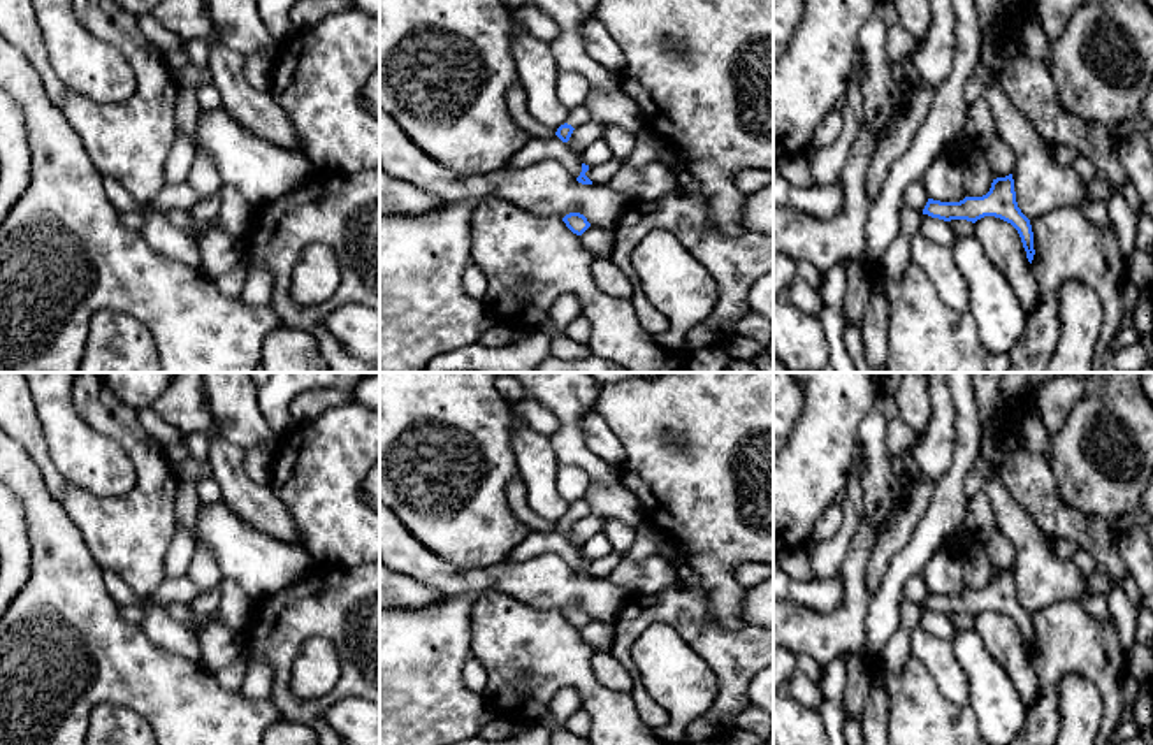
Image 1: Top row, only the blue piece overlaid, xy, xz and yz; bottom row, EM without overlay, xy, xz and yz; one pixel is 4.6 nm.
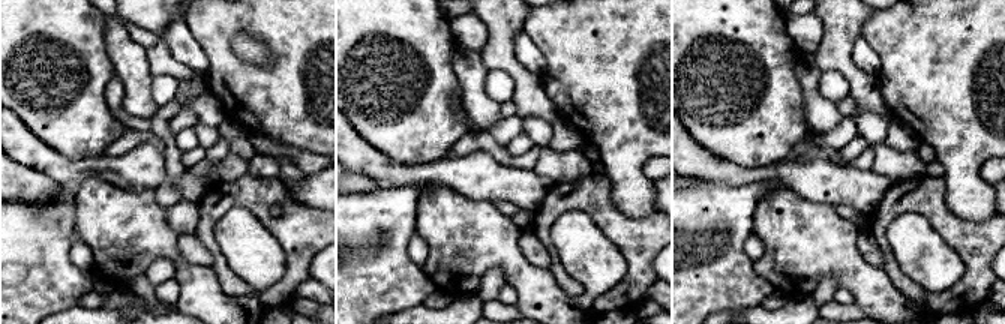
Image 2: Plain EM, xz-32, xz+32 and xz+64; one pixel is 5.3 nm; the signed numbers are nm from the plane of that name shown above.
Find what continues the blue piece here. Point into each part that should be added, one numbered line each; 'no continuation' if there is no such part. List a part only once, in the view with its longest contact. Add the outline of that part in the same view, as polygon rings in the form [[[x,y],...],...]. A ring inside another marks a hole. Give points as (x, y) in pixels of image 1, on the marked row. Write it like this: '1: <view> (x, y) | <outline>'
1: xz (577, 116) | [[[578,105],[575,109],[569,109],[566,123],[571,125],[573,128],[576,128],[589,119],[591,119],[589,109],[585,105]]]

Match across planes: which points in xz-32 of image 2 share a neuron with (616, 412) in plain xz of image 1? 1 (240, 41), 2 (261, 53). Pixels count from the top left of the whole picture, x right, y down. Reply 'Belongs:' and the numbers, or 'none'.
Belongs: none

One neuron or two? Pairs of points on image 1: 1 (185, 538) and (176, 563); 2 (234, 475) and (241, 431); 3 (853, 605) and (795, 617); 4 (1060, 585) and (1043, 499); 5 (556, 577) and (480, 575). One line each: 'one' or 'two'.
1: one
2: two
3: one
4: two
5: one

